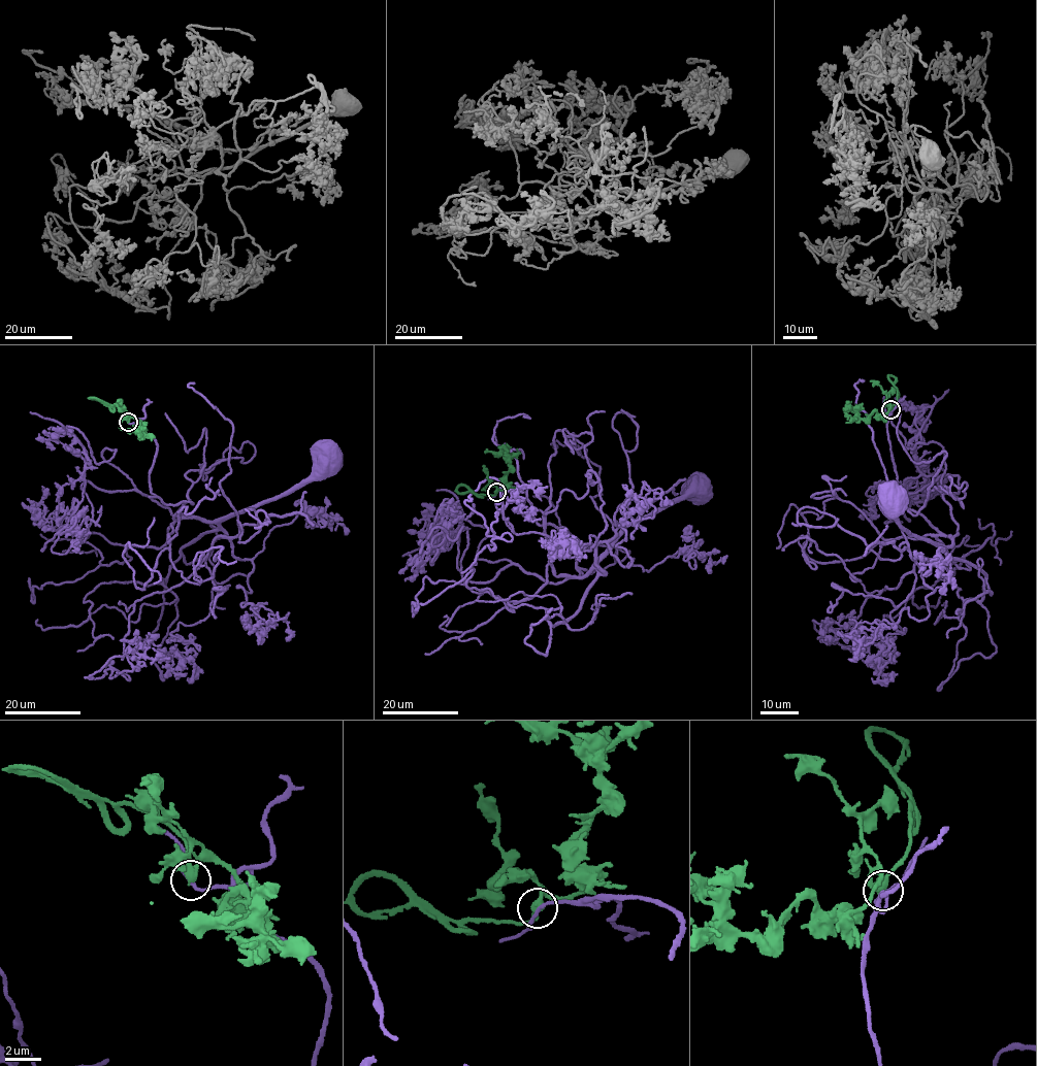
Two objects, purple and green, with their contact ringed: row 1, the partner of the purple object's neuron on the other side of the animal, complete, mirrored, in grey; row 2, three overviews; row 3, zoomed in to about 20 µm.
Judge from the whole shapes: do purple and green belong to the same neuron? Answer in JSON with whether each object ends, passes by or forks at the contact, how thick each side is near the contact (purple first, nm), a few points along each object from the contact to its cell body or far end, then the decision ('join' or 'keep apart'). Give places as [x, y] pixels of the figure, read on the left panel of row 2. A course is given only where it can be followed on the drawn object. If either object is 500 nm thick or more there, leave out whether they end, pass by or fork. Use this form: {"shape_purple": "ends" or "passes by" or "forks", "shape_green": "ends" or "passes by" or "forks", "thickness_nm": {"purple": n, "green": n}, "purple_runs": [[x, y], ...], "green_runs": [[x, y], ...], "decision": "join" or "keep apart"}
{"shape_purple": "passes by", "shape_green": "passes by", "thickness_nm": {"purple": 170, "green": 400}, "purple_runs": [[128, 421], [156, 443], [151, 492], [165, 504], [185, 501], [173, 519], [218, 523], [287, 495], [327, 457]], "green_runs": [[128, 421], [134, 418], [138, 424], [134, 427], [139, 425], [143, 435], [119, 427]], "decision": "join"}

